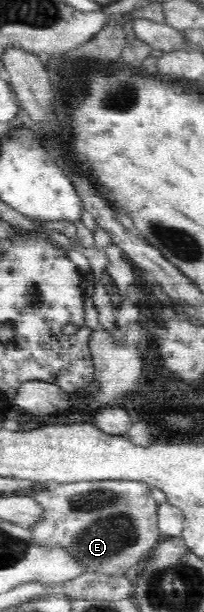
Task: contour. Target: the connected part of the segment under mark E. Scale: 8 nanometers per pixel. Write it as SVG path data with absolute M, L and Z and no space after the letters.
M122 479L51 484L47 489L39 489L33 493L33 500L43 508L43 517L35 527L30 528L34 543L49 549L65 549L75 561L85 566L85 572L126 576L137 568L163 539L158 529L158 506L151 490L152 487L145 482Z

